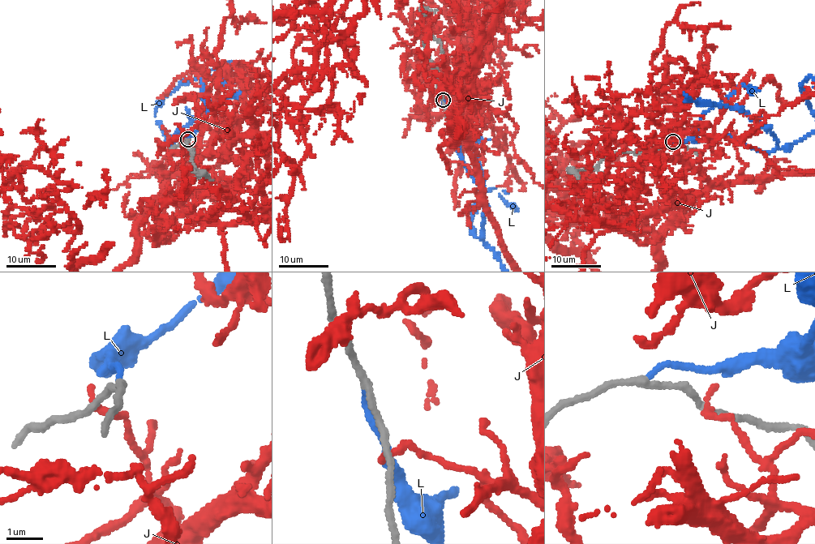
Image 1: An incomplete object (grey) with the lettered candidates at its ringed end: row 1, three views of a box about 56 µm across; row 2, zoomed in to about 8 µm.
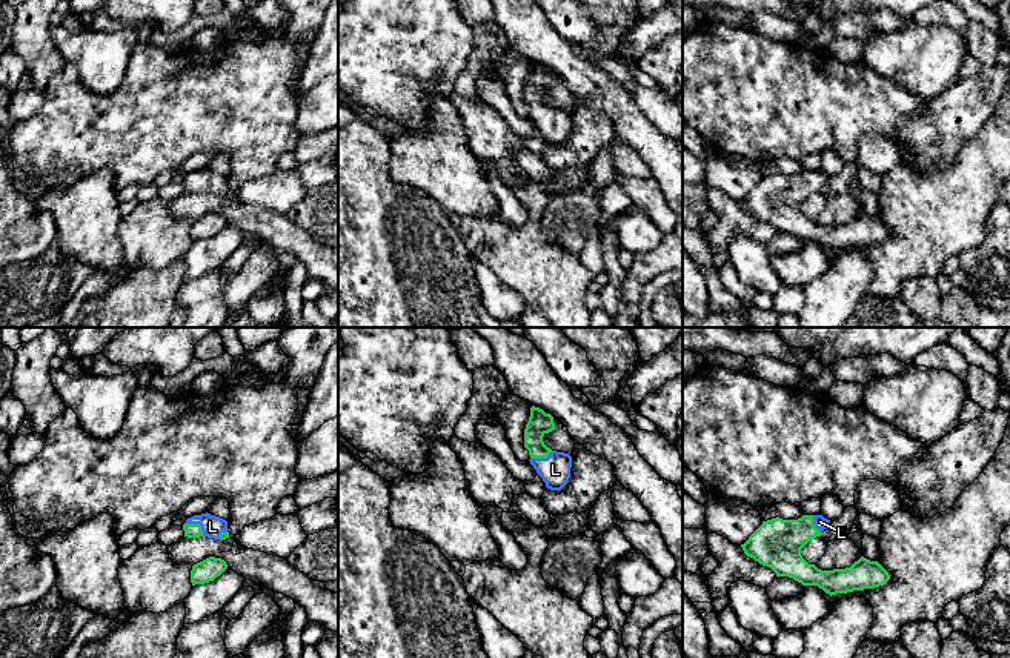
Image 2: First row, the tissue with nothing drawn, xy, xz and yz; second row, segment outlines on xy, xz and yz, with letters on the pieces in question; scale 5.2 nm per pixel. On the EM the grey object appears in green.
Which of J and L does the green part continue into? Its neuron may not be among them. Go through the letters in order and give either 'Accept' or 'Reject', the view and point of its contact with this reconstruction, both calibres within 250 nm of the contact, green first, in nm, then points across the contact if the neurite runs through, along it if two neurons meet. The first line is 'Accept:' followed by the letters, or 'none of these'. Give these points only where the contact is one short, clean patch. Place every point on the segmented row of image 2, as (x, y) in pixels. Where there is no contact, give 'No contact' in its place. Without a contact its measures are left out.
Accept: L
J: Reject. No contact
L: Accept. Touches green at xy (197, 525). Thickness 80 nm (green) against 110 nm. Path across: xy (191, 531), (197, 525), (212, 526)

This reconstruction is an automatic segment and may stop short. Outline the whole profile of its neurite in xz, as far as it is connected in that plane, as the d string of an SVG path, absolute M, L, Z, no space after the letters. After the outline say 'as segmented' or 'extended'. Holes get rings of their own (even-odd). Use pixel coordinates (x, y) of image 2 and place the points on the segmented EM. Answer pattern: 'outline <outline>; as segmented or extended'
outline M532 406L524 429L524 447L529 450L530 464L550 490L561 490L569 478L572 457L547 447L543 437L555 429L553 417L543 409Z; extended

